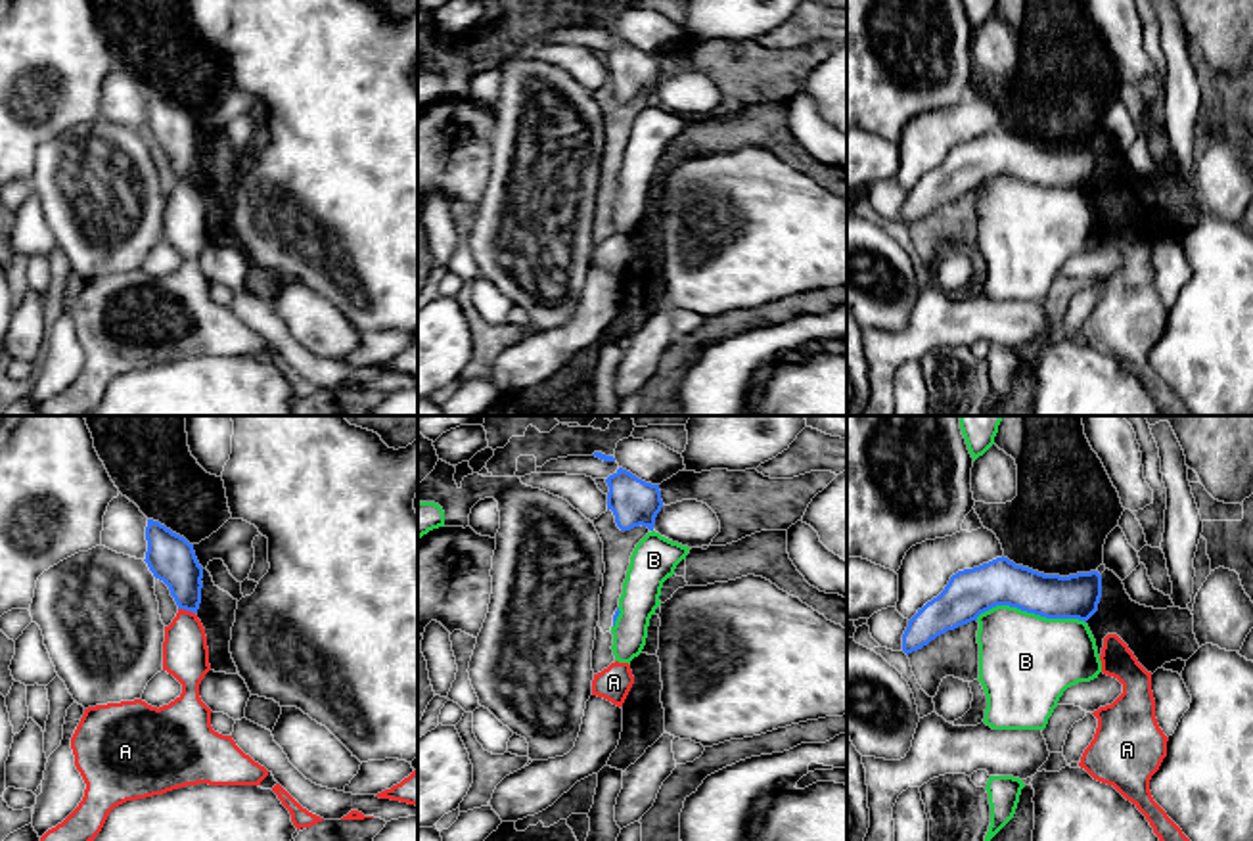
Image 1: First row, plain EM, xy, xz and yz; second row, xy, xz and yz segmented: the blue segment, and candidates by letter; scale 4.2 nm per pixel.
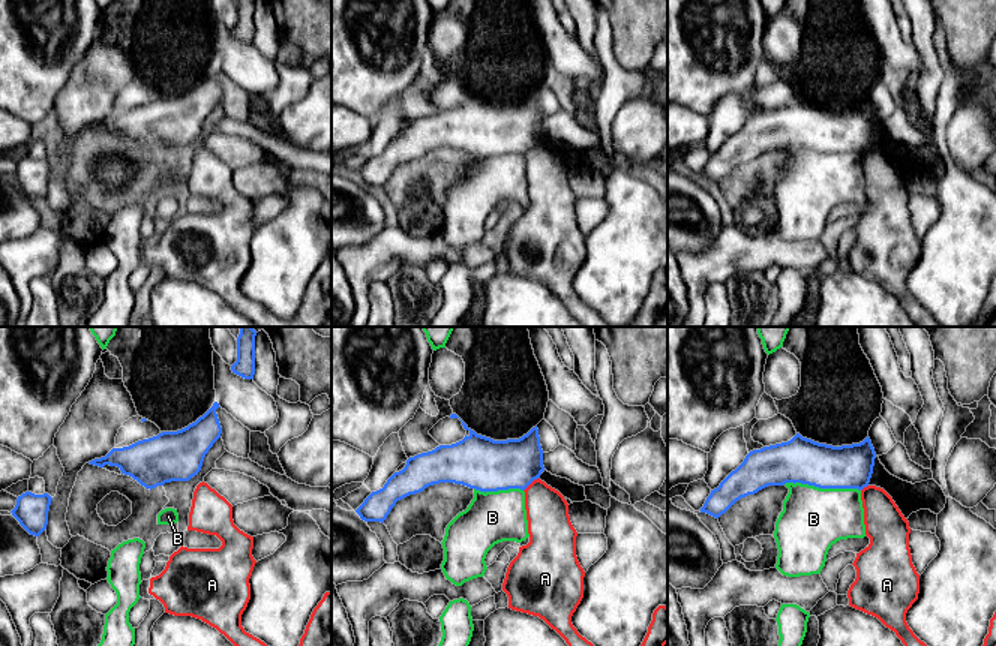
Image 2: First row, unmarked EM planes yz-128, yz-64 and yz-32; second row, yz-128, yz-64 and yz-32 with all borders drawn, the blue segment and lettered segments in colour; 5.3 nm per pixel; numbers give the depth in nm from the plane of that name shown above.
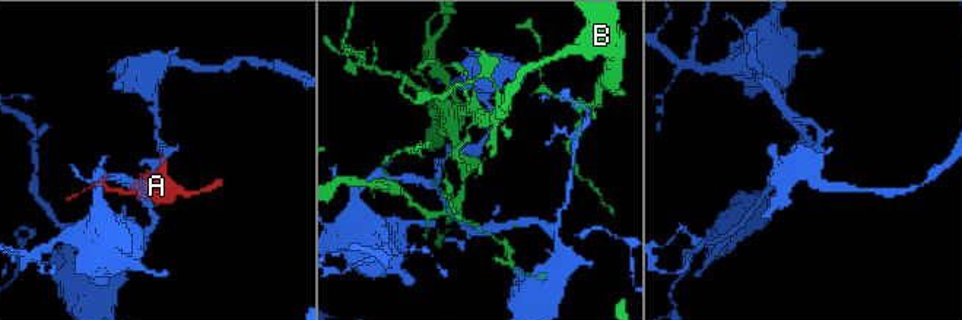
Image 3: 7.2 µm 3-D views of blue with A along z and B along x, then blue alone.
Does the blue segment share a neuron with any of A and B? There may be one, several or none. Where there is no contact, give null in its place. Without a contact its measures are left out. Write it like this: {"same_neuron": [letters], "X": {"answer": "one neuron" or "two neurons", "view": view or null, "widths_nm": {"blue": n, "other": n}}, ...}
{"same_neuron": [], "A": {"answer": "two neurons", "view": "xy", "widths_nm": {"blue": 200, "other": 190}}, "B": {"answer": "two neurons", "view": "yz", "widths_nm": {"blue": 190, "other": 400}}}

